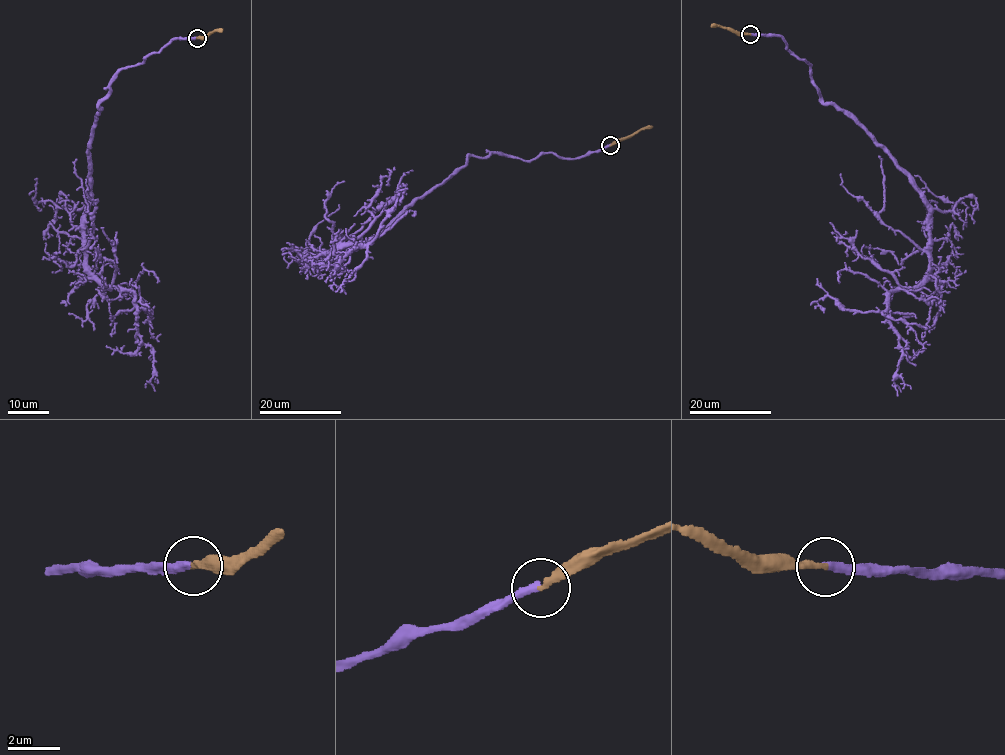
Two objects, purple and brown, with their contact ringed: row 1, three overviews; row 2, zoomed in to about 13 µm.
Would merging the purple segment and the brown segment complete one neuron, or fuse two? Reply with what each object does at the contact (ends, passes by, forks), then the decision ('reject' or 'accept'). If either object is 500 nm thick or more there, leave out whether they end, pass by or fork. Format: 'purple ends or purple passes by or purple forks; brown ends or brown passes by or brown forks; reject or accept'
purple ends; brown ends; accept

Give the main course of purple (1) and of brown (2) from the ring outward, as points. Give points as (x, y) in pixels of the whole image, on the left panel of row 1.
1: (197, 38), (170, 40), (117, 74), (87, 154), (85, 264), (134, 296), (155, 390)
2: (197, 38), (202, 39), (222, 29)

